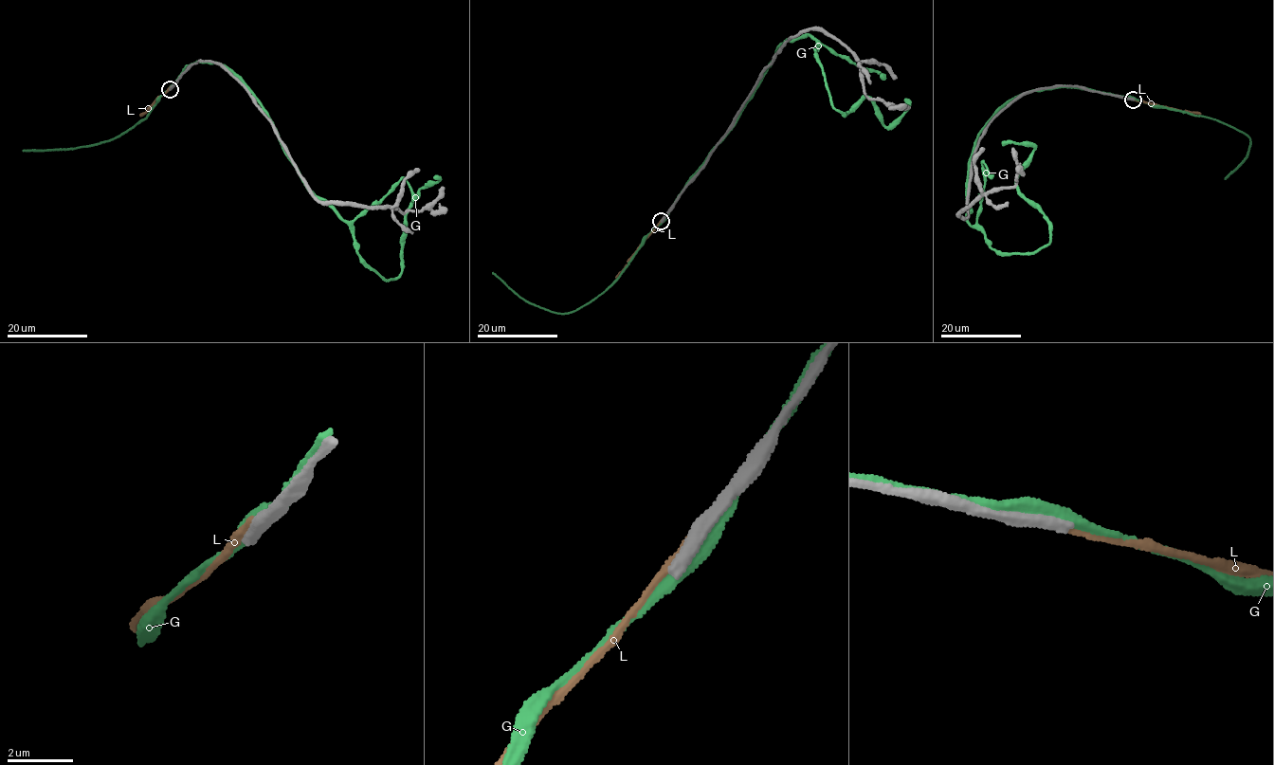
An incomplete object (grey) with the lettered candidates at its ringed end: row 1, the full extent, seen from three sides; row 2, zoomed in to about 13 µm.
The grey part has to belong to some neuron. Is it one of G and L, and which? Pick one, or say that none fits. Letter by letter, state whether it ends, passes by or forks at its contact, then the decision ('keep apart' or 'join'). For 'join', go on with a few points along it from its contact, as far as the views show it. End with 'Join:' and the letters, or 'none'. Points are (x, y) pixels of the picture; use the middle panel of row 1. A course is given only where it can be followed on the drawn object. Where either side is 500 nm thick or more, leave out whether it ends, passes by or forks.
G: it passes by; keep apart
L: keep apart
Join: none

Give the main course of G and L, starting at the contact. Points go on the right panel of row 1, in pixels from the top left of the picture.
G: (1125, 97), (1029, 90), (979, 133), (966, 220), (1030, 253), (1050, 235), (1016, 184), (1034, 148), (1003, 145)
L: (1130, 99), (1200, 114)

